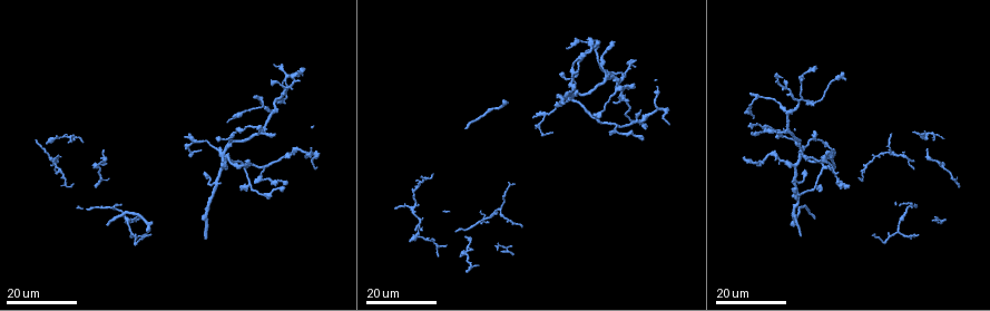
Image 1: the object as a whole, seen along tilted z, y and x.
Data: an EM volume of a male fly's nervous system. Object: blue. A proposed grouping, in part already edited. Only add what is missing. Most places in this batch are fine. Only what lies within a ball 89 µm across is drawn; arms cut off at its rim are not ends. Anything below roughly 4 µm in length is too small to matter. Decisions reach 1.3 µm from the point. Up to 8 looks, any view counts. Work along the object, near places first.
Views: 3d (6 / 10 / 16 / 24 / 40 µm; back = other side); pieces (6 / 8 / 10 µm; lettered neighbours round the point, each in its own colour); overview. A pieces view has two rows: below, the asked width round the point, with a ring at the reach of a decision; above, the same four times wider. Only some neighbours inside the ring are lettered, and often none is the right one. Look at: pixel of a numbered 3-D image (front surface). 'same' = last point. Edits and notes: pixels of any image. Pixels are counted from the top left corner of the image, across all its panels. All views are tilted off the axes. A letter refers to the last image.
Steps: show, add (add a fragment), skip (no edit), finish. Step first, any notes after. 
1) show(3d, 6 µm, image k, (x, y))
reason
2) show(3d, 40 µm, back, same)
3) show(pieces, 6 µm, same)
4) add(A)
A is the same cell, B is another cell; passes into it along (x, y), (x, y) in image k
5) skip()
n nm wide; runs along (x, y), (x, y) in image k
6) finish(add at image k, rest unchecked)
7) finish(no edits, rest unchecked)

show(3d, 16 µm, image 1, (271, 78))
an open end

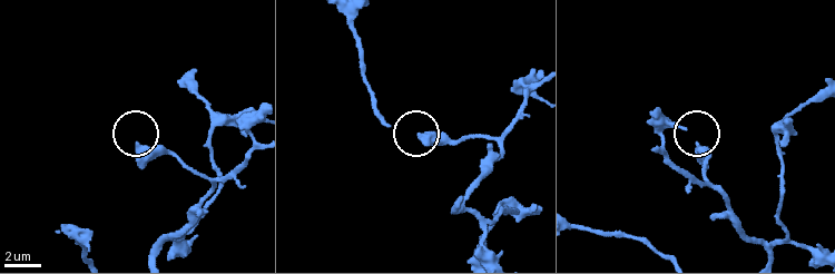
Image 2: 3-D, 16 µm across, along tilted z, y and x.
show(pieces, 8 µm, image 2, (140, 146))

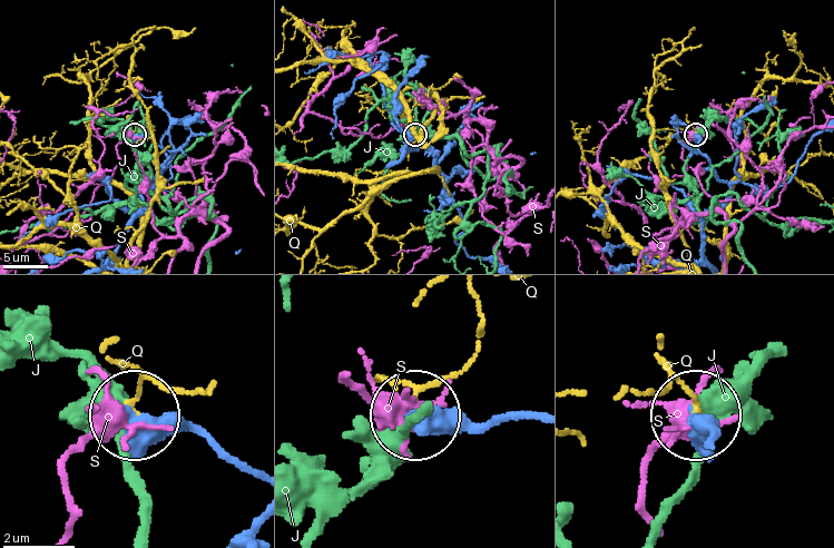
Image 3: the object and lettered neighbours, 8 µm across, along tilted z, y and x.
skip()
J, Q and S are other cells; runs along (252, 475), (197, 436), (162, 432), (138, 418) in image 3; none of them fits

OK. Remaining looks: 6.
show(3d, 24 µm, image 1, (288, 182))
free end

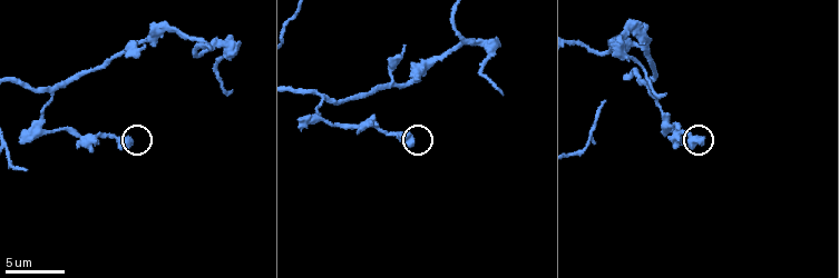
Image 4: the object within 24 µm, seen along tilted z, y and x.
show(pieces, 6 µm, image 4, (411, 144))

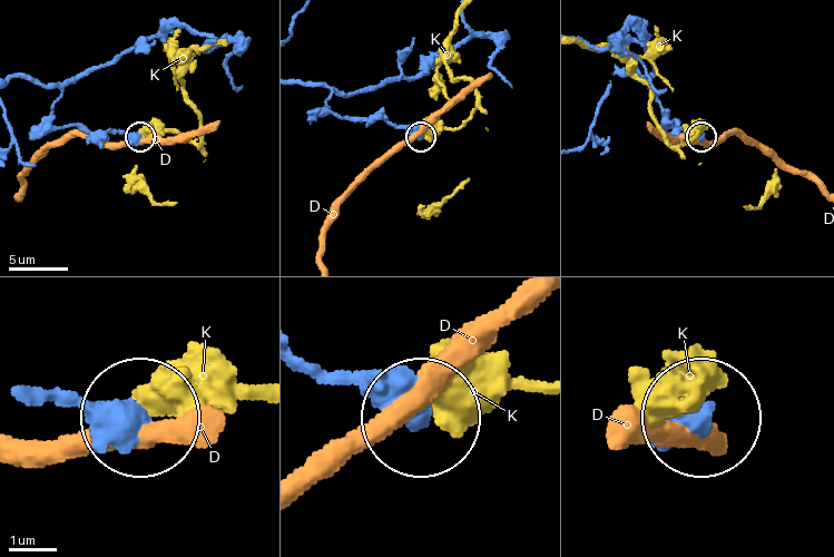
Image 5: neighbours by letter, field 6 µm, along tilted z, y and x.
skip()
D and K are other cells; runs along (43, 400), (140, 413) in image 5; no lettered fragment goes on from it

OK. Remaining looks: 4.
show(pieces, 8 µm, image 4, (145, 45))
tapers out

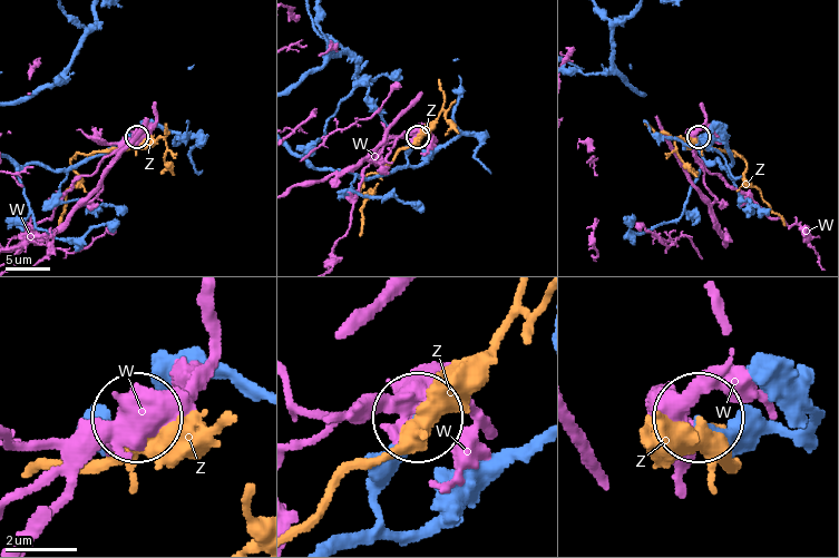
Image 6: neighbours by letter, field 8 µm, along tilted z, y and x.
skip()
170 nm wide; W and Z are other cells; runs along (796, 441), (719, 431), (696, 417) in image 6; no lettered fragment goes on from it

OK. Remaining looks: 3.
show(3d, 16 µm, image 1, (304, 71))
end of a long branch

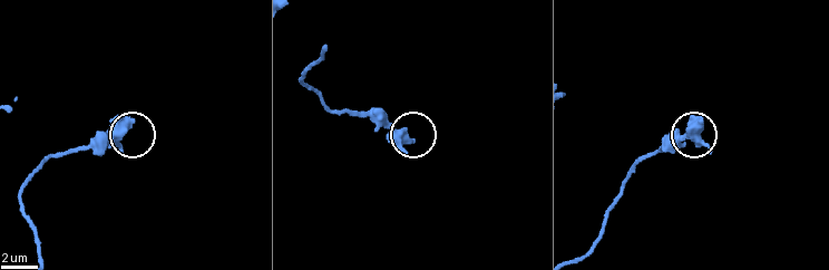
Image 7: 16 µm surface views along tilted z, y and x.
show(pieces, 6 µm, image 7, (411, 143))

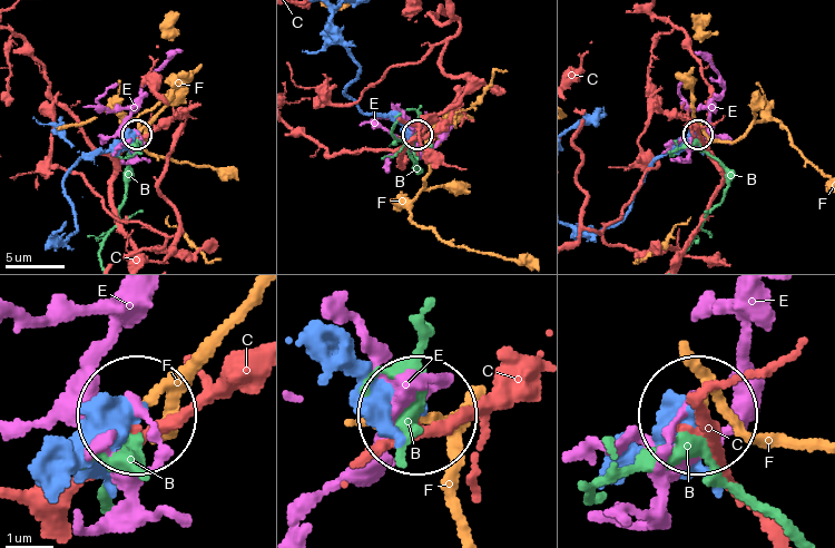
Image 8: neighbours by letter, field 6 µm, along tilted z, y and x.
skip()
B, C, E and F are other cells; runs along (367, 367), (419, 408) in image 8; none of them fits

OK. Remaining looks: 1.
finish(no edits, rest unchecked)

